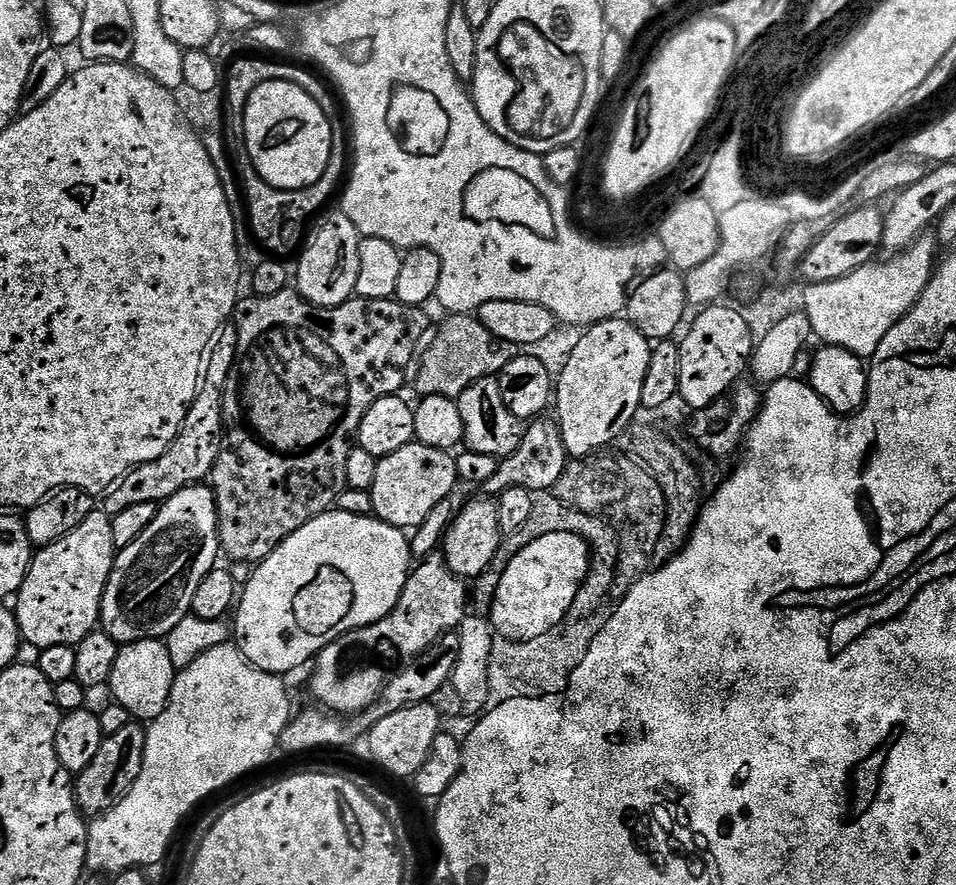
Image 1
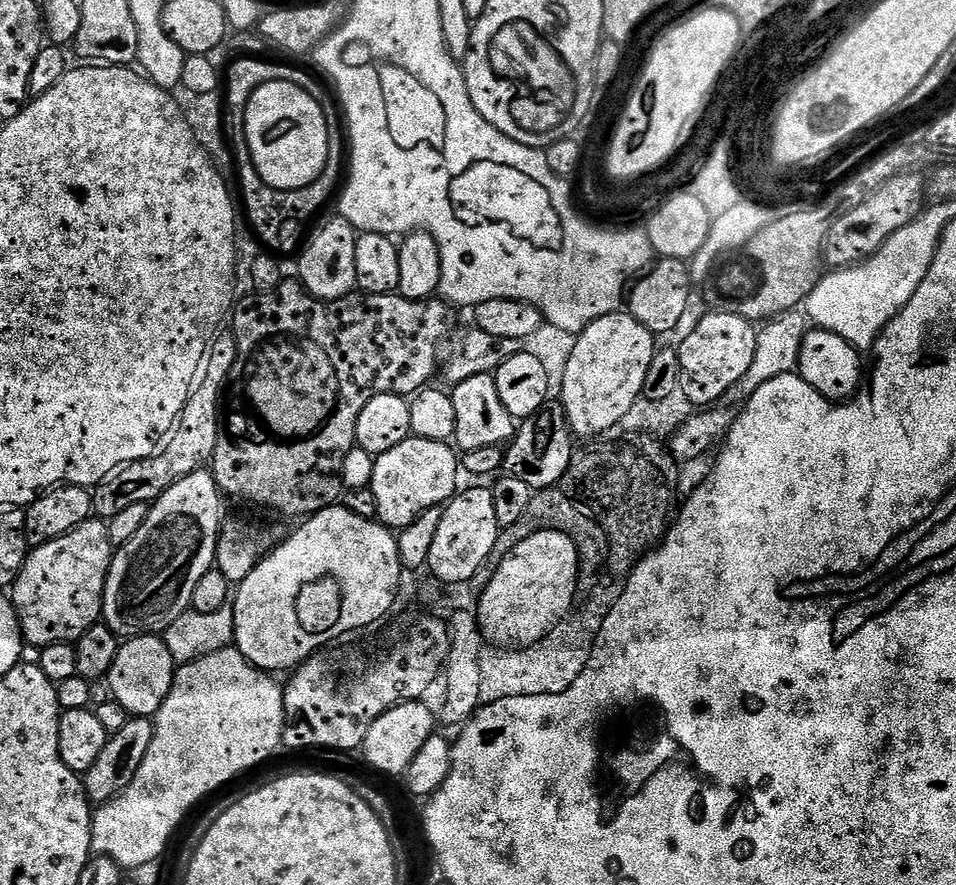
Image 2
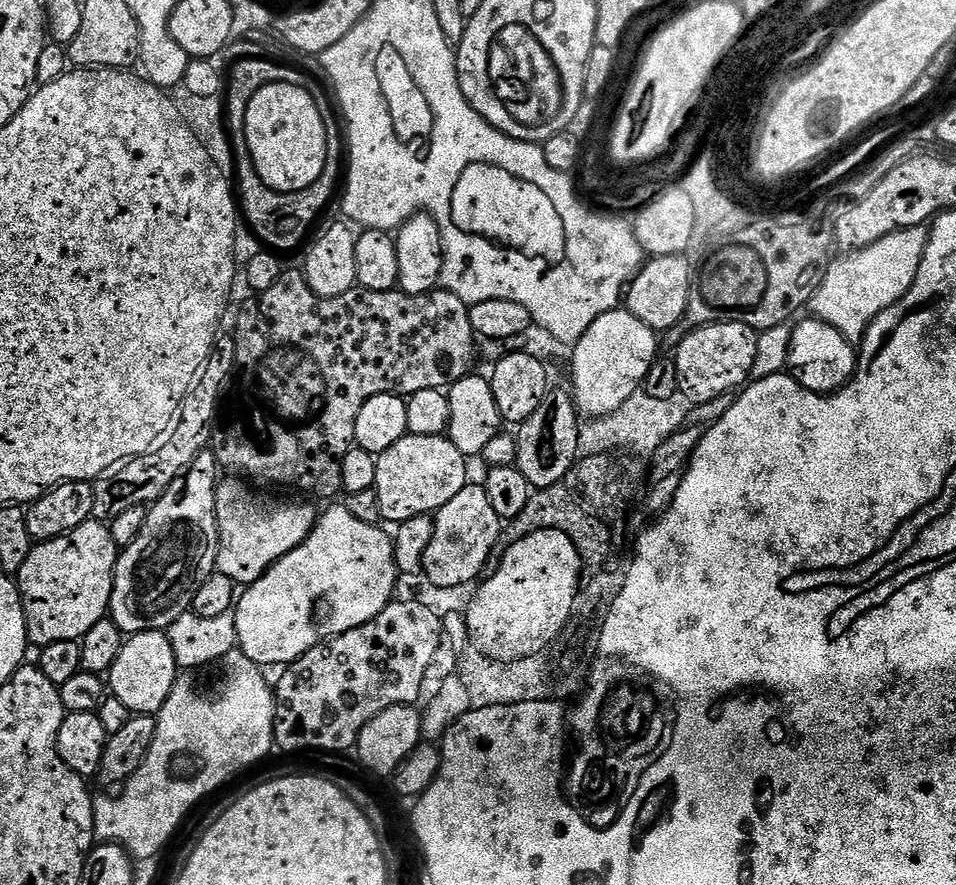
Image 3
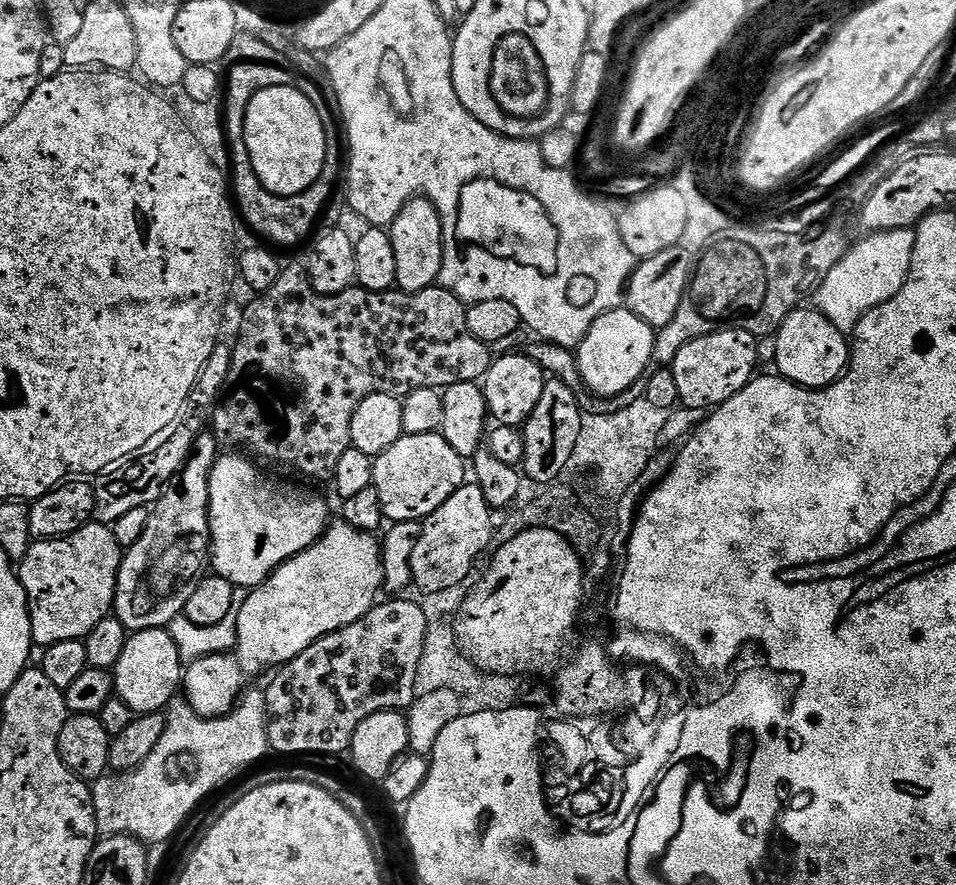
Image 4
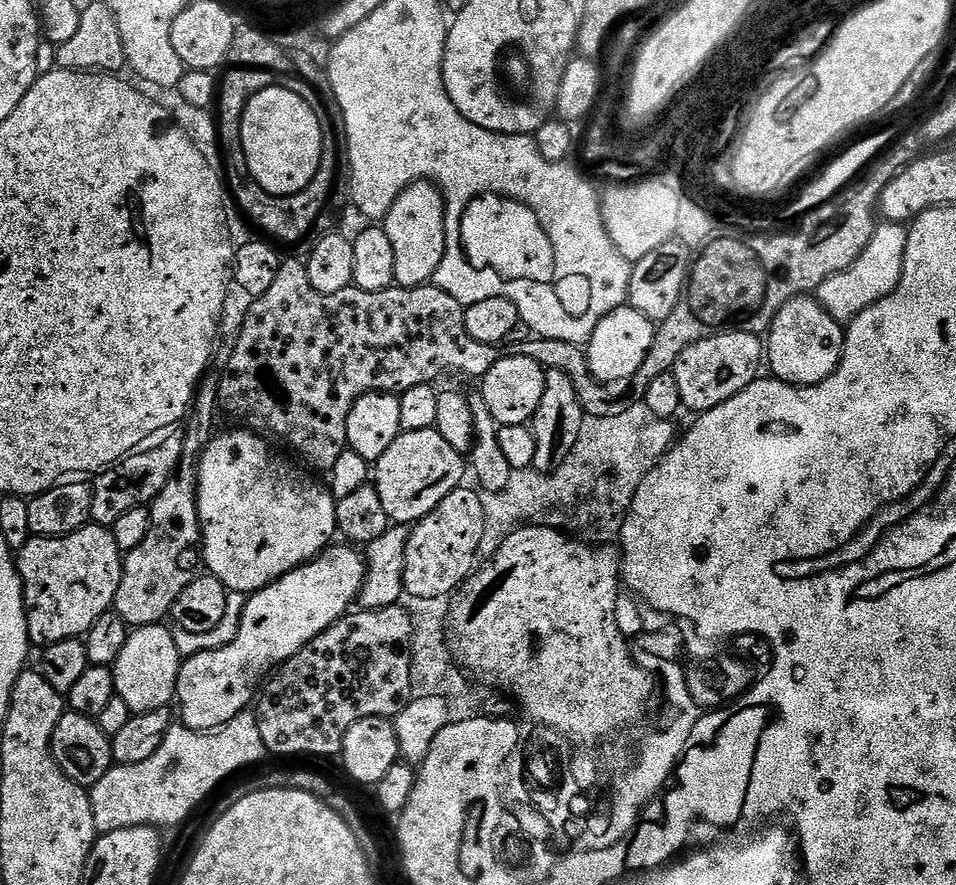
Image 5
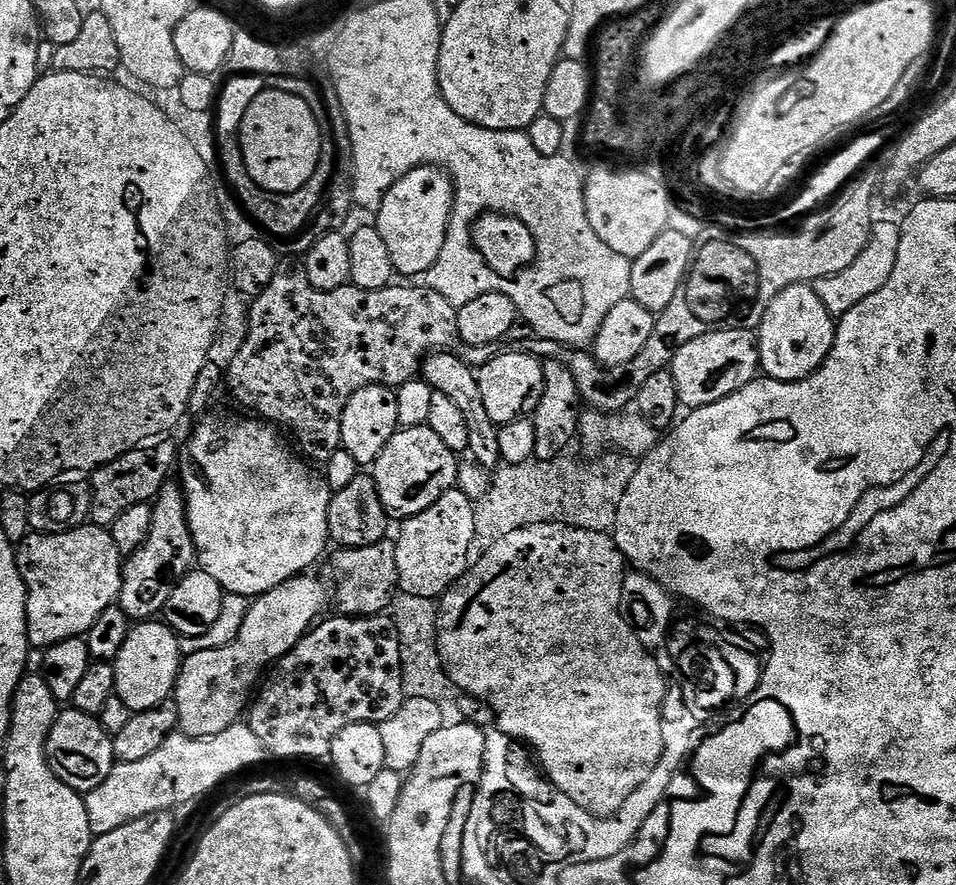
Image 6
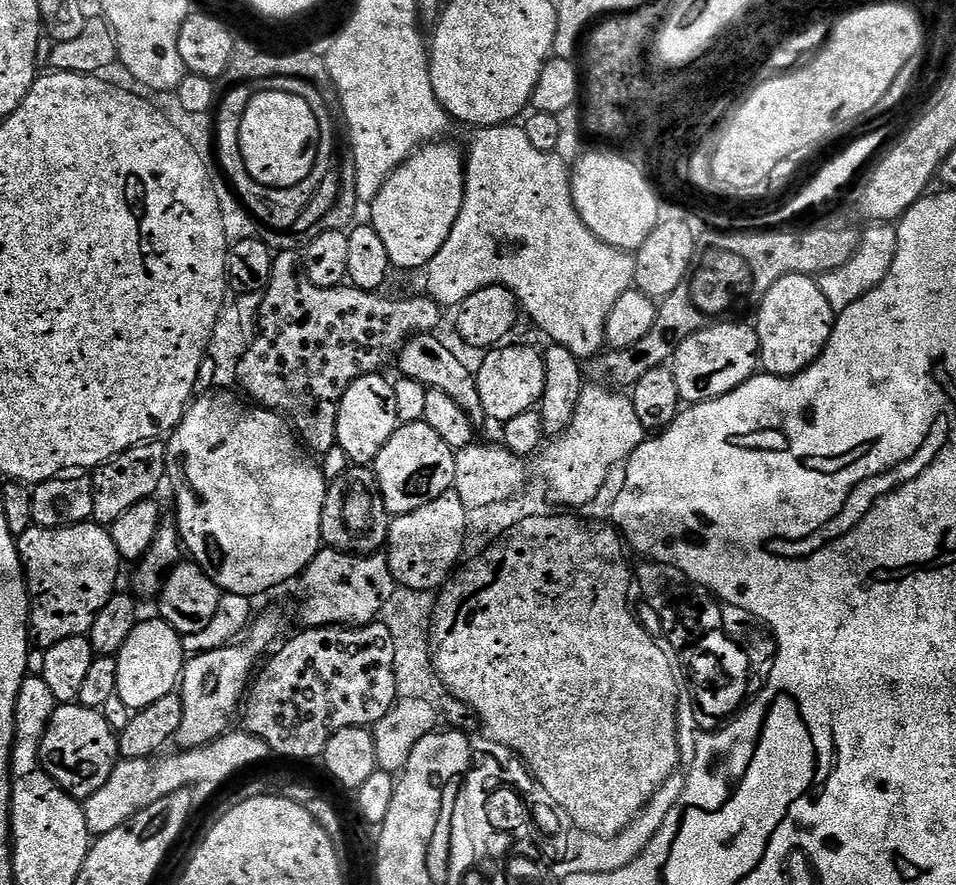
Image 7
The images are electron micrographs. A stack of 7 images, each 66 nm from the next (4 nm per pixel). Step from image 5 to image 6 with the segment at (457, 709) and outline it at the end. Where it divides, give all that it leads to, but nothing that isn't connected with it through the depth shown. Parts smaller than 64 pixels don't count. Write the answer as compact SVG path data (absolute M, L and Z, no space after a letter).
M409 592L397 593L392 600L390 615L399 632L402 650L402 686L406 698L424 698L429 703L442 702L457 693L457 687L446 674L437 648L437 618L439 605L434 598L422 598Z

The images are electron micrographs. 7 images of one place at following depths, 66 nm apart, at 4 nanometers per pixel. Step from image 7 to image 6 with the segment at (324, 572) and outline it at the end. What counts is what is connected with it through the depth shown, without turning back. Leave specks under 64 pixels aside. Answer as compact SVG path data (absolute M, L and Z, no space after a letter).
M385 538L365 548L340 548L332 564L336 567L334 604L346 616L378 616L387 613L398 593L398 562L396 545Z

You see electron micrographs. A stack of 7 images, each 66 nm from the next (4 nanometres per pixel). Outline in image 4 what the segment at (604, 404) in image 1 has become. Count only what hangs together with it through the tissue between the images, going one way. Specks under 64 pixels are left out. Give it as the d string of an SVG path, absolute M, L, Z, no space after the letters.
M627 306L602 314L594 326L590 326L576 352L576 365L580 367L583 387L597 398L620 398L627 388L634 387L636 383L637 387L649 371L648 363L653 363L655 345L654 329L642 322L642 318L638 318L638 314L631 312Z

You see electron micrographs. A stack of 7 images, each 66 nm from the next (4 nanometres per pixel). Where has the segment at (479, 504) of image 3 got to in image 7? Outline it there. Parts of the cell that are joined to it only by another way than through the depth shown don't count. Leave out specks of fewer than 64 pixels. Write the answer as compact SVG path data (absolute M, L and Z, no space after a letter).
M453 490L434 498L434 502L426 502L426 506L418 506L418 510L410 510L410 514L395 517L389 523L386 555L392 577L399 587L435 593L448 583L462 560L468 511L462 498Z

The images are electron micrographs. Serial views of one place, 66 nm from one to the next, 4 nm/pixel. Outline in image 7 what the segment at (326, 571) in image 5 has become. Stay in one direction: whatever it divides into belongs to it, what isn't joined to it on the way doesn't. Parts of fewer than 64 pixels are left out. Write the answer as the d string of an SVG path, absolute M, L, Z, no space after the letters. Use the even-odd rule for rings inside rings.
M264 612L260 616L259 613L253 619L250 631L243 642L233 642L227 648L195 653L185 663L178 685L178 691L182 698L182 722L174 737L175 743L180 743L177 745L181 749L206 746L233 727L232 715L235 712L237 715L250 687L250 681L257 671L256 659L260 655L263 657L281 639L279 636L279 614ZM244 642L245 644L240 644Z

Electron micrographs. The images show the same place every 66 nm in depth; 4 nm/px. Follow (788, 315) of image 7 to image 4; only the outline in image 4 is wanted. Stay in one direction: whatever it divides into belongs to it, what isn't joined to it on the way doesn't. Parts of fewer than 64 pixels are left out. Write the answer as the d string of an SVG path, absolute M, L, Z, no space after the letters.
M801 306L795 312L791 312L784 319L782 326L776 332L774 337L776 346L776 359L774 361L775 371L784 379L789 380L791 384L799 384L801 388L829 388L833 382L840 379L848 370L848 358L850 355L850 340L845 333L838 330L838 326L834 326L834 322L830 322L815 307Z

